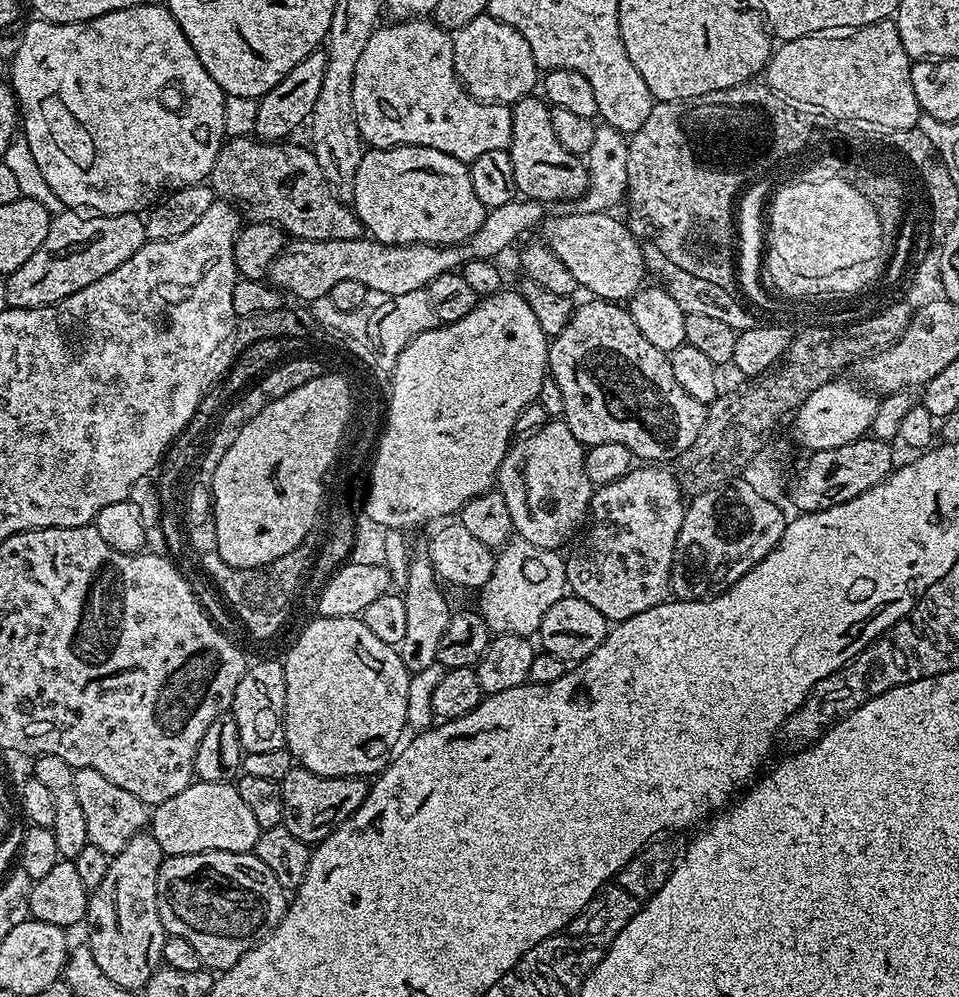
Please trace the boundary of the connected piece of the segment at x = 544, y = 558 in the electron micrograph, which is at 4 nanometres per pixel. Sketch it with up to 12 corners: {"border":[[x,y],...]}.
{"border":[[519,538],[478,594],[495,635],[529,638],[567,593],[559,551]]}

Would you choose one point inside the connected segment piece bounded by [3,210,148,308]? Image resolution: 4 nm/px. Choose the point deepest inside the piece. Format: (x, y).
(79, 248)

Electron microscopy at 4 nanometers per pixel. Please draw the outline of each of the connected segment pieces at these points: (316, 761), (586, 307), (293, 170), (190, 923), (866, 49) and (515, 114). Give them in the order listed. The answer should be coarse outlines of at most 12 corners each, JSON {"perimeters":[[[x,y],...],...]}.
{"perimeters":[[[360,616],[282,656],[284,743],[375,777],[406,732],[408,667]],[[588,298],[548,371],[582,445],[672,462],[706,404],[627,307]],[[225,139],[210,177],[297,240],[361,239],[311,147]],[[251,852],[165,856],[158,914],[233,968],[290,903]],[[889,18],[783,41],[762,76],[840,119],[922,115]],[[539,95],[512,109],[517,193],[579,201],[588,166],[550,126]]]}

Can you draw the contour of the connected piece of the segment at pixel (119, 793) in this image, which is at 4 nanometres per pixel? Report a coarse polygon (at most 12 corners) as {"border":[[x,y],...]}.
{"border":[[93,768],[74,771],[88,843],[109,854],[150,812]]}

